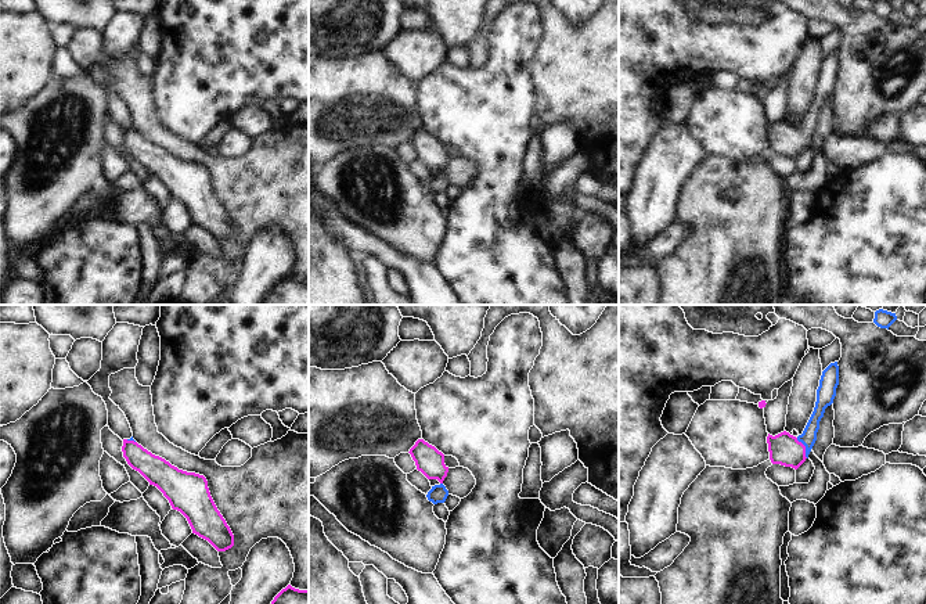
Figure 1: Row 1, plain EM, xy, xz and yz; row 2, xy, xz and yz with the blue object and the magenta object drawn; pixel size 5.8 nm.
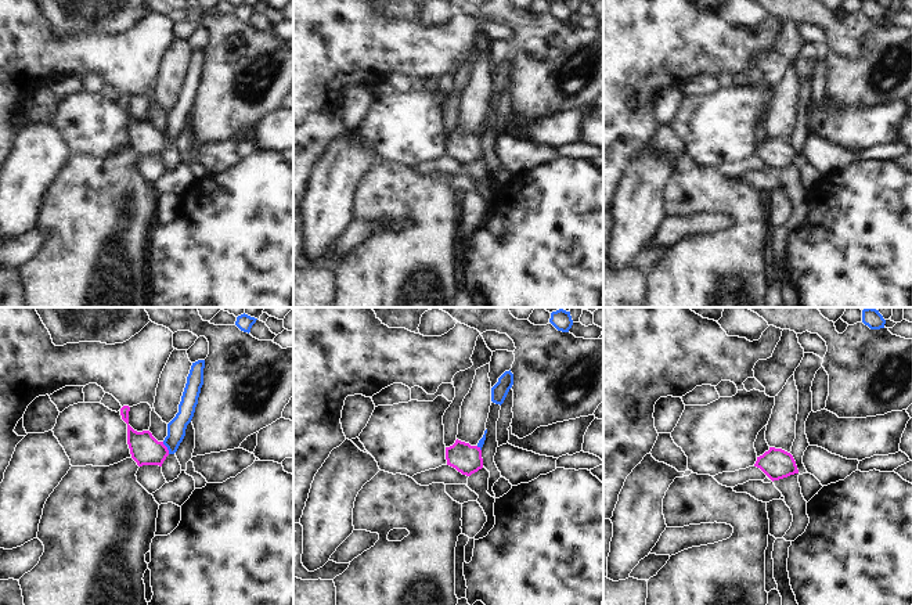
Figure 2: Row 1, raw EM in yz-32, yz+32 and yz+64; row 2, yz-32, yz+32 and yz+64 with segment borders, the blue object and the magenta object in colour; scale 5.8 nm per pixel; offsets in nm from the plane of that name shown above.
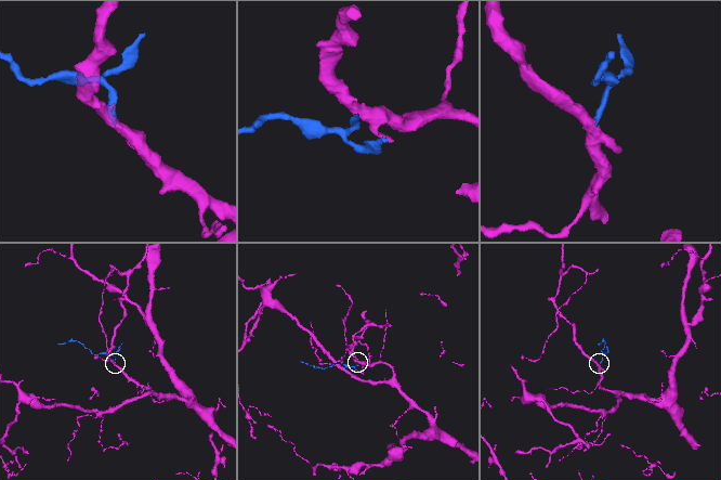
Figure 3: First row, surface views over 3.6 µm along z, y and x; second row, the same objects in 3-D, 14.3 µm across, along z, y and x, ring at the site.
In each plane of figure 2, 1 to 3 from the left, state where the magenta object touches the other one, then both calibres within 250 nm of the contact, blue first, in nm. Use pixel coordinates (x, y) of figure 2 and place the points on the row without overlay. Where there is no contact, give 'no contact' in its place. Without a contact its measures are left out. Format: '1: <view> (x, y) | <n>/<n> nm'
1: yz-32 (166, 136) | 110/180 nm
2: yz+32 (480, 139) | 40/170 nm
3: no contact

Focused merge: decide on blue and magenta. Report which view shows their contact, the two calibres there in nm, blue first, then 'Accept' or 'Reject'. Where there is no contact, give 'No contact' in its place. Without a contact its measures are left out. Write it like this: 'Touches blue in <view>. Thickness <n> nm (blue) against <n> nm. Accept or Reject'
Touches blue in yz. Thickness 90 nm (blue) against 180 nm. Accept

